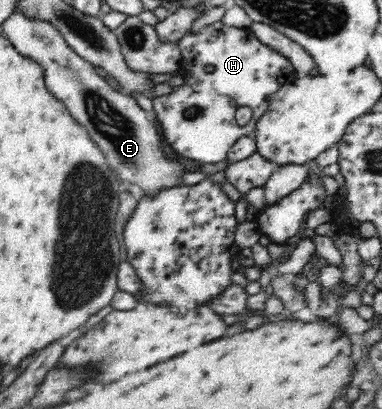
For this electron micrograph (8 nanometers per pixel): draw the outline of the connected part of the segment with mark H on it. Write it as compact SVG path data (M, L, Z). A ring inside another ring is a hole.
M221 21L206 26L199 34L187 32L177 44L180 61L176 73L181 74L183 83L172 87L169 93L151 98L155 120L162 131L162 141L184 159L201 163L222 161L235 141L255 133L257 119L268 111L273 95L281 85L296 78L294 67L281 54L263 45L250 30L228 27ZM237 109L252 110L251 120L243 127L238 126L234 120Z

